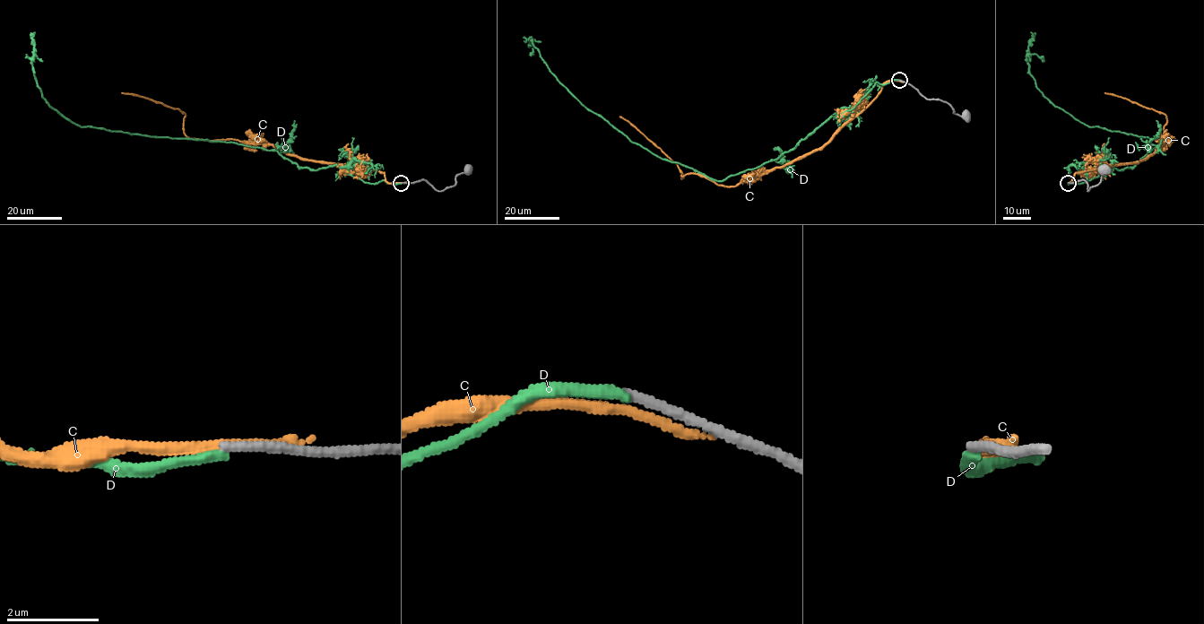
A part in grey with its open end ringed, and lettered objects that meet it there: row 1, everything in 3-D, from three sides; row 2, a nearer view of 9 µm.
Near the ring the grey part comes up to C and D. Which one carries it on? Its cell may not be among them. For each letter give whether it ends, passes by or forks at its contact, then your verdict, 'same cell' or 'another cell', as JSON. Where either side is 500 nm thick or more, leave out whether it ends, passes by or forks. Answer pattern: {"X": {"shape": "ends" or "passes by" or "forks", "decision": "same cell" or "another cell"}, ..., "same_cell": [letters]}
{"C": {"shape": "ends", "decision": "another cell"}, "D": {"shape": "ends", "decision": "another cell"}, "same_cell": []}

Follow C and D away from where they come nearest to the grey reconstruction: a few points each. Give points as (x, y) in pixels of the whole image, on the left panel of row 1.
C: (404, 183), (388, 183), (379, 171), (306, 160), (271, 144), (190, 138), (178, 108), (122, 92)
D: (402, 183), (300, 168), (238, 143), (80, 126), (42, 97), (35, 32)

